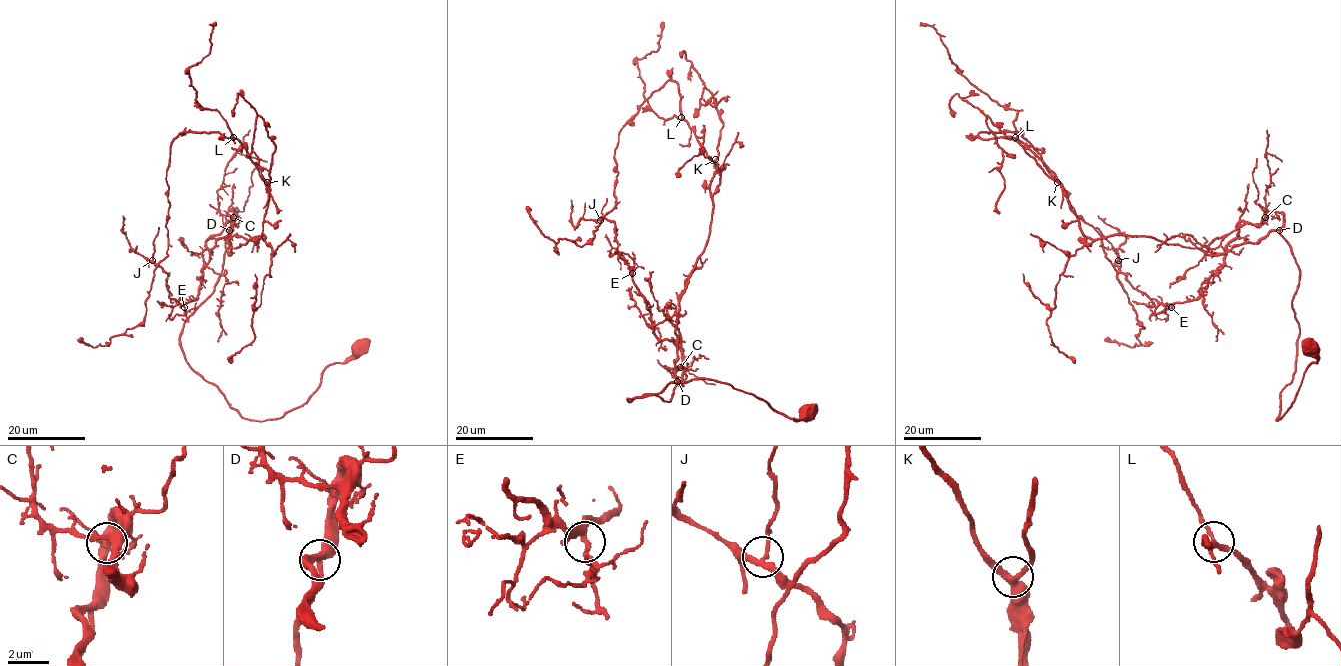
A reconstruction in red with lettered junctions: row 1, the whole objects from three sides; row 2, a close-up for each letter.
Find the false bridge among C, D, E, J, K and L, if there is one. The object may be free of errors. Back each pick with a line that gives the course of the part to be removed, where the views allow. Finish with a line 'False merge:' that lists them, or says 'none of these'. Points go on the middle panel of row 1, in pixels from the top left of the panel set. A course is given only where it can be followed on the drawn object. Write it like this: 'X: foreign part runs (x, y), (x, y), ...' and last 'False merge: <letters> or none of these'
False merge: none of these

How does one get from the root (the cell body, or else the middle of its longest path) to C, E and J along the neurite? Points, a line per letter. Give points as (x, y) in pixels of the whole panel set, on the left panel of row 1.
C: (361, 346), (328, 365), (310, 397), (279, 418), (244, 419), (205, 381), (180, 334), (213, 291), (233, 217)
E: (361, 346), (266, 421), (189, 364), (181, 329), (213, 291), (233, 212), (184, 307)
J: (361, 346), (306, 402), (244, 419), (180, 342), (234, 213), (206, 241), (194, 300), (171, 299), (152, 260)

